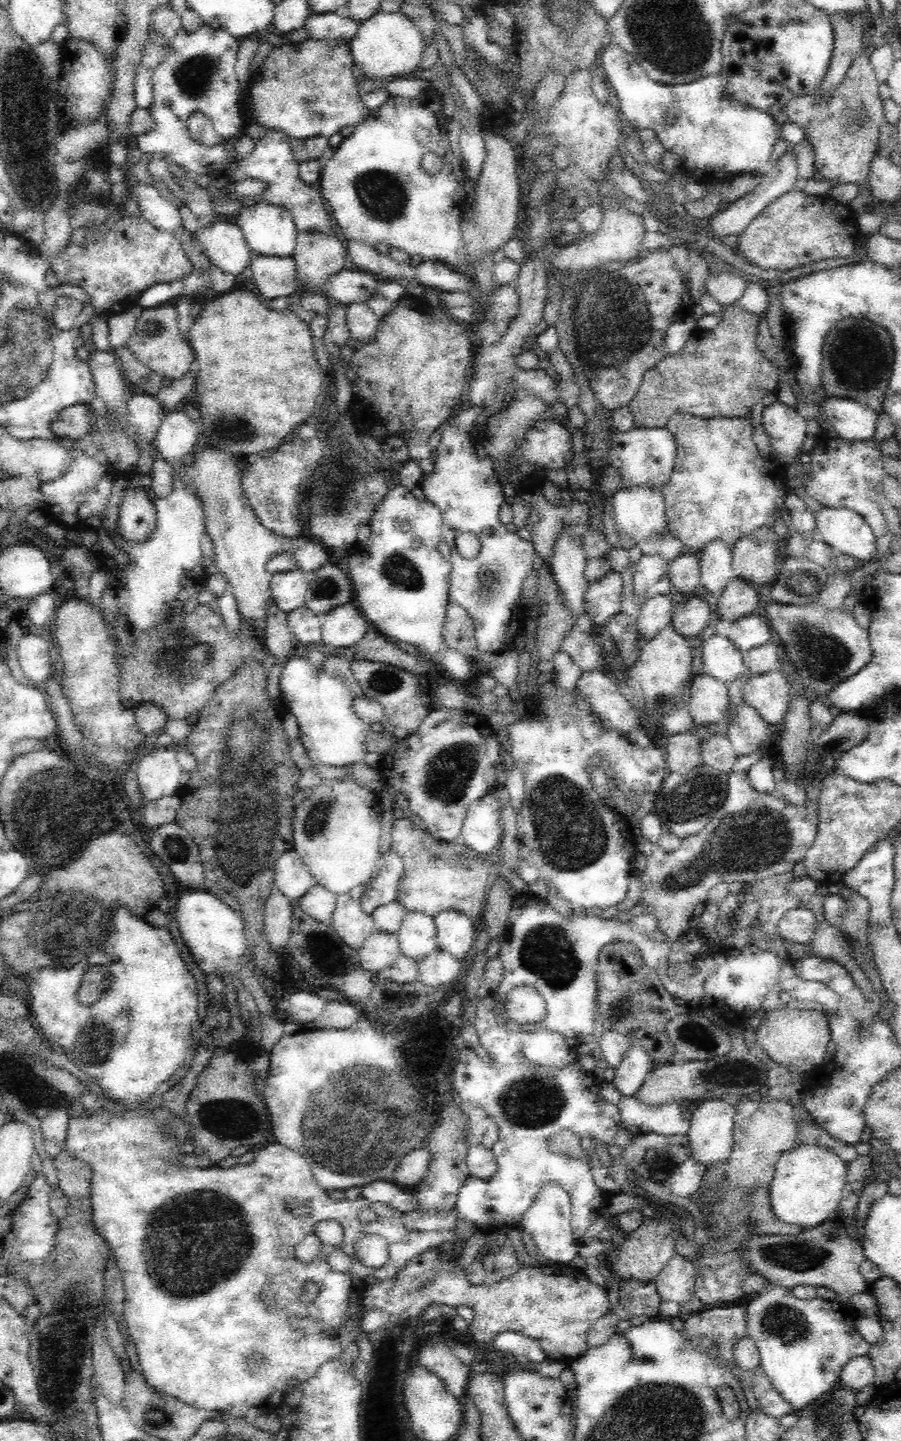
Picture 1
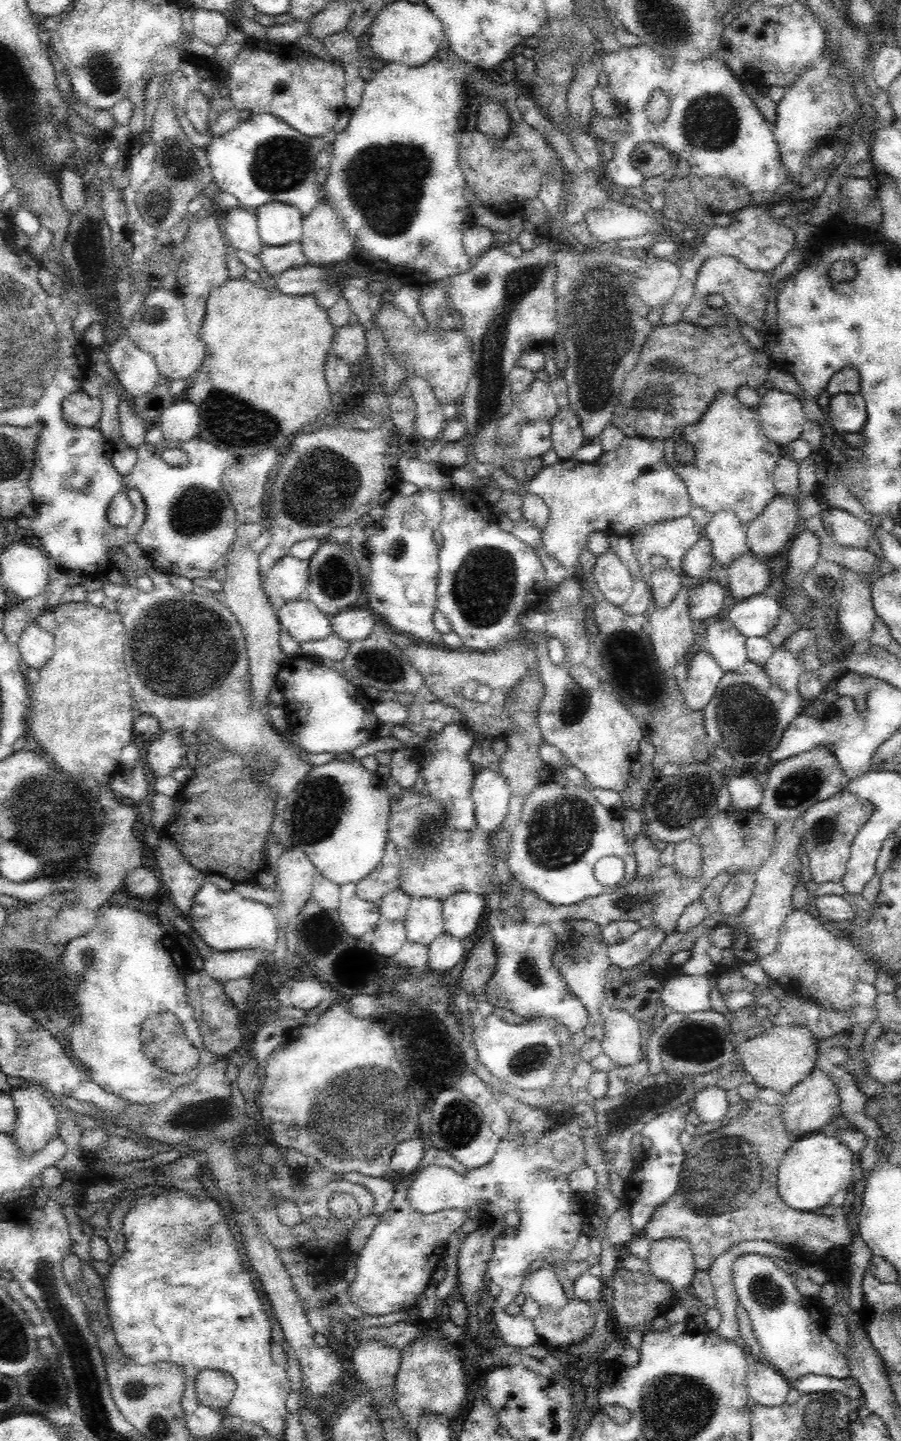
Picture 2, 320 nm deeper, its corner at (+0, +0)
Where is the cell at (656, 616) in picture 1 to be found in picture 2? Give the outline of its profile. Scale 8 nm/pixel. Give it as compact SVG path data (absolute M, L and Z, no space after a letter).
M673 566L658 568L652 573L652 578L647 583L653 596L651 608L668 606L676 598L678 591L684 588L681 583L681 577L679 570Z

